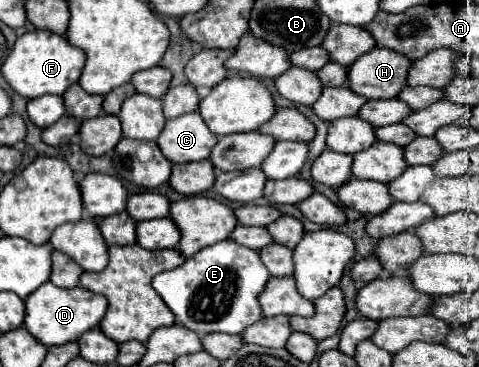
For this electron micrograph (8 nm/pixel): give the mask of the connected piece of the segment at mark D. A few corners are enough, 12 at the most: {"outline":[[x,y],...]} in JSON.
{"outline":[[41,284],[25,328],[47,348],[75,342],[107,312],[85,288]]}

